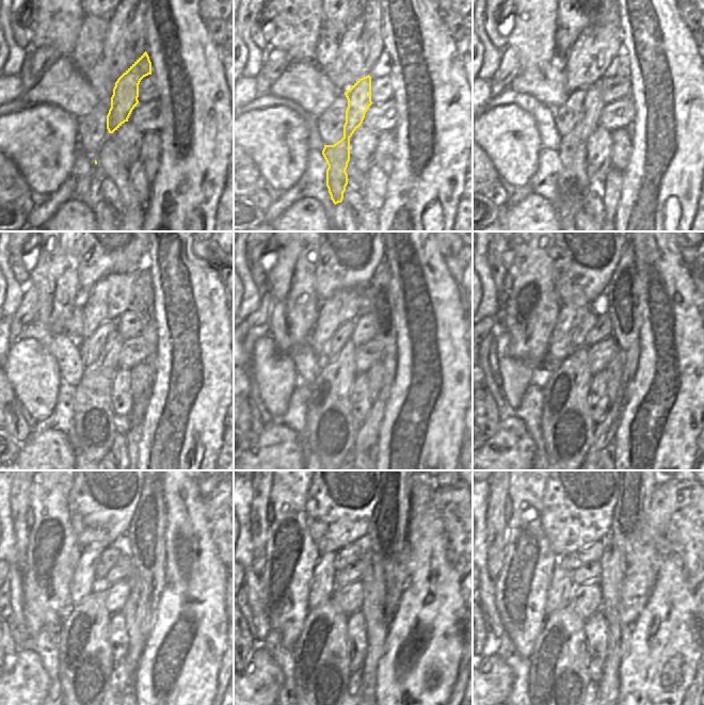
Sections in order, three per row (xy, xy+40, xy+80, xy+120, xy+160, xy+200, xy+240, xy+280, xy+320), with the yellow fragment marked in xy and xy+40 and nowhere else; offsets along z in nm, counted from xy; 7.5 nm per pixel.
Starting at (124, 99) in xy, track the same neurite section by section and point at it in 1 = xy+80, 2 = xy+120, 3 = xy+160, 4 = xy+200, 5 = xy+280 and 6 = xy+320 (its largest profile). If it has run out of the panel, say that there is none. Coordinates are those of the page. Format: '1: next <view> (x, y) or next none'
1: next xy+80 (573, 183)
2: next xy+120 (96, 426)
3: next xy+160 (331, 429)
4: next xy+200 (568, 429)
5: next xy+280 (321, 657)
6: next xy+320 (559, 662)

